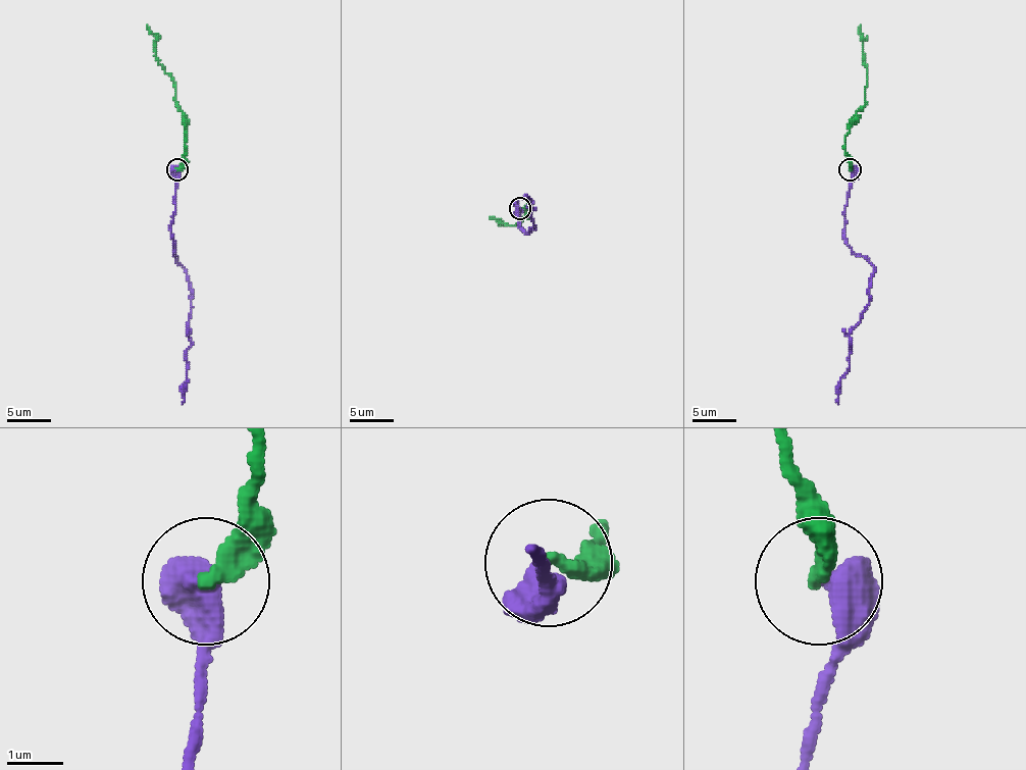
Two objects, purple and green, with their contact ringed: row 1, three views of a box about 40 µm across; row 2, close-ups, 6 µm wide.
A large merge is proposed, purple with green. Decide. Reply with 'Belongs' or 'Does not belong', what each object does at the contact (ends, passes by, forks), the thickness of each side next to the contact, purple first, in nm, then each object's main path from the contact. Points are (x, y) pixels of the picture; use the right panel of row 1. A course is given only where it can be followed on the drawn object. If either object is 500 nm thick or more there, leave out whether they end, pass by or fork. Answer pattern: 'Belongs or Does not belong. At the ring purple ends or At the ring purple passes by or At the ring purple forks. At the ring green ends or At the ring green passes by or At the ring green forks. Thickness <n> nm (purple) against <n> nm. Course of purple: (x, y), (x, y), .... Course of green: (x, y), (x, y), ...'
Belongs. Thickness 600 nm (purple) against 340 nm. Course of purple: (850, 170), (844, 239), (873, 271), (869, 305), (852, 331), (838, 404). Course of green: (850, 170), (844, 135), (856, 113), (865, 104), (867, 80), (860, 24)

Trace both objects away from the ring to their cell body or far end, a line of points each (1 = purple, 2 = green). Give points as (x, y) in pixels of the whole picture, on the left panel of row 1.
1: (175, 170), (177, 182), (171, 239), (175, 258), (189, 283), (191, 305), (191, 342), (182, 404)
2: (177, 170), (185, 152), (185, 113), (175, 104), (173, 80), (158, 62), (155, 38), (147, 24)

